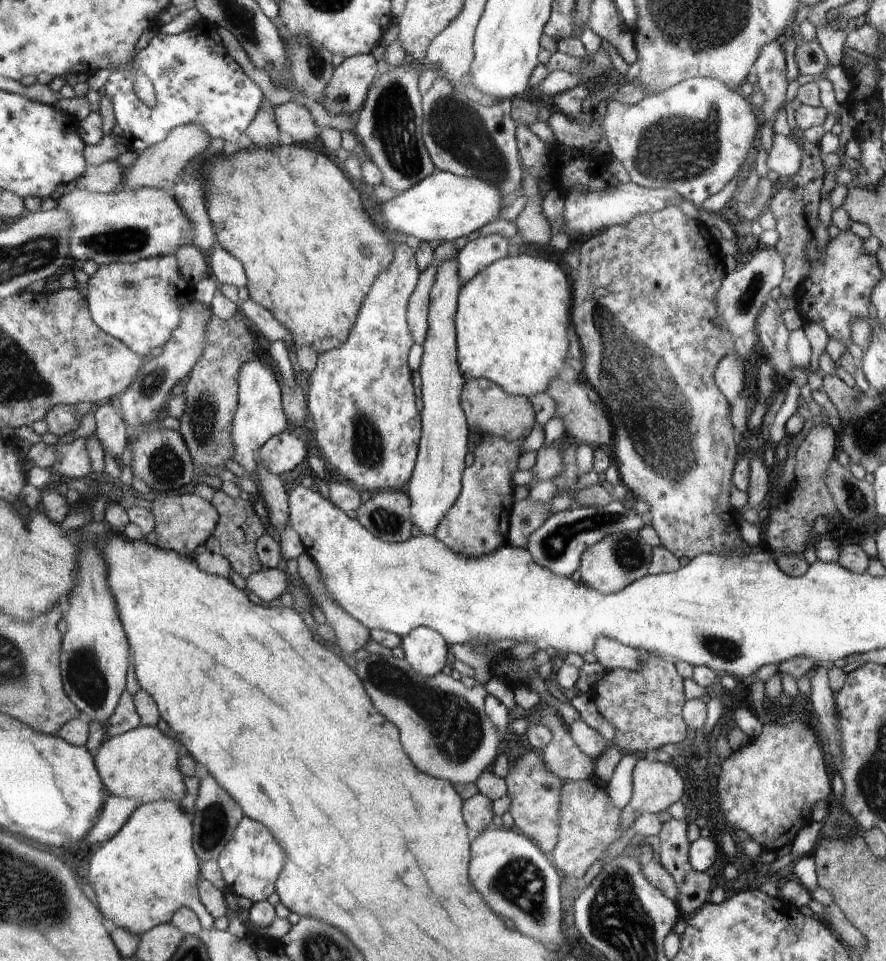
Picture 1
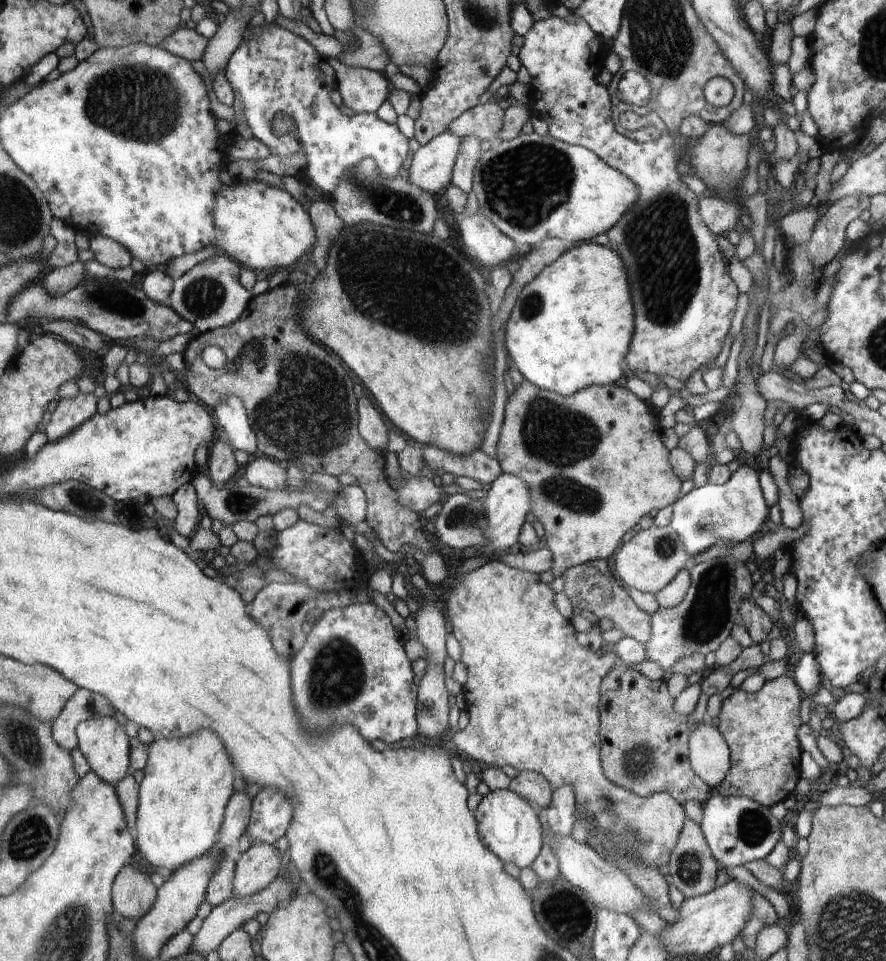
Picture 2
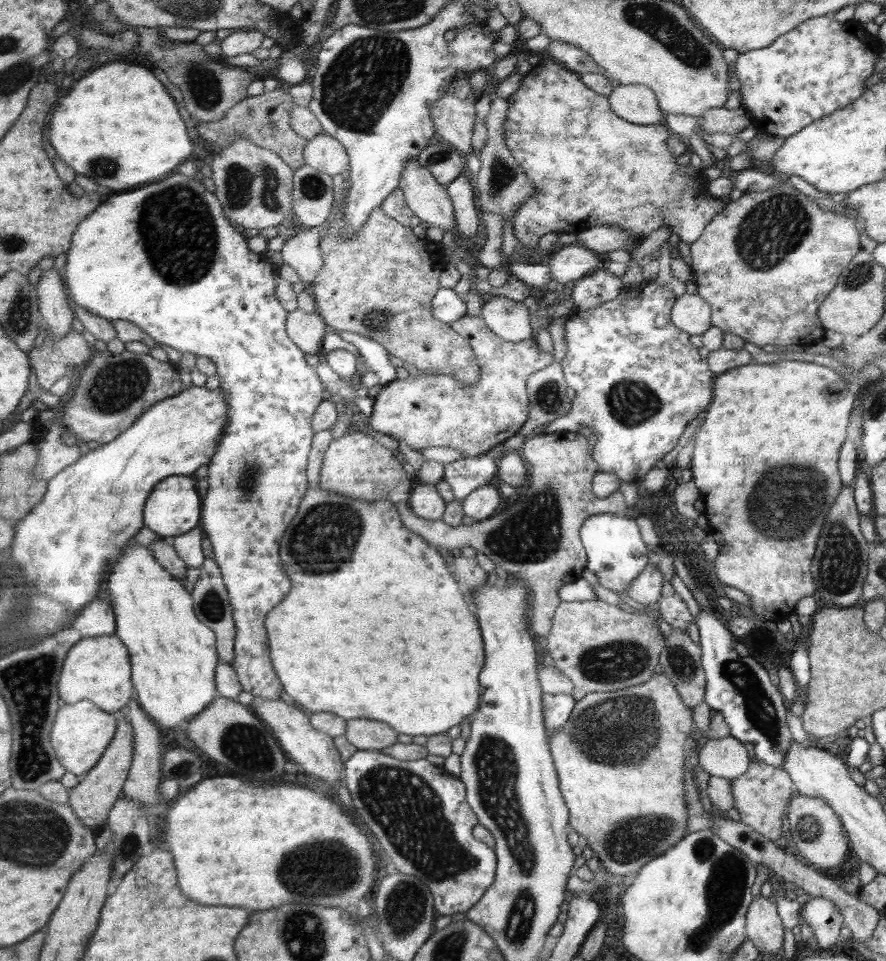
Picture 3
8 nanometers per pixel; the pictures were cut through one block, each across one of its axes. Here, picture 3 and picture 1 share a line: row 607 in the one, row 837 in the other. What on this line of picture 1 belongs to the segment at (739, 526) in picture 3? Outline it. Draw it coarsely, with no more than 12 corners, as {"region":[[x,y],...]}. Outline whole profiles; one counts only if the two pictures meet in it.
{"region":[[763,726],[722,761],[720,810],[763,850],[832,796],[814,732]]}

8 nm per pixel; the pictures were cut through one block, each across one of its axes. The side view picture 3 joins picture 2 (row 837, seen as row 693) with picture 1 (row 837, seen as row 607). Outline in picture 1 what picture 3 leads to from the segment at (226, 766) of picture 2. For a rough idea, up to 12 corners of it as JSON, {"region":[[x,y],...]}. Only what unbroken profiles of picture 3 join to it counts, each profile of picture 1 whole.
{"region":[[188,802],[136,808],[90,857],[103,916],[130,934],[182,907],[203,929]]}

